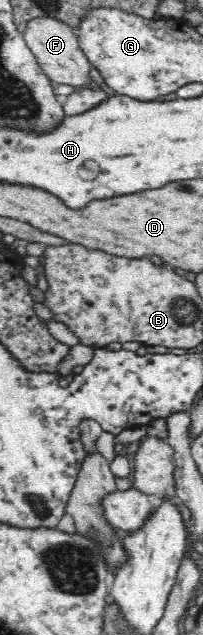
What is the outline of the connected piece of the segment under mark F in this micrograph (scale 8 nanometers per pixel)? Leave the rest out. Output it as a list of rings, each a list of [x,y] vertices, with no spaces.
[[[37,18],[34,19],[23,34],[23,39],[27,47],[33,52],[42,71],[50,78],[50,81],[56,86],[60,84],[67,84],[73,88],[84,88],[85,90],[94,90],[95,92],[102,92],[103,84],[97,84],[91,78],[91,63],[87,58],[85,51],[78,43],[76,33],[55,19],[51,18]]]

